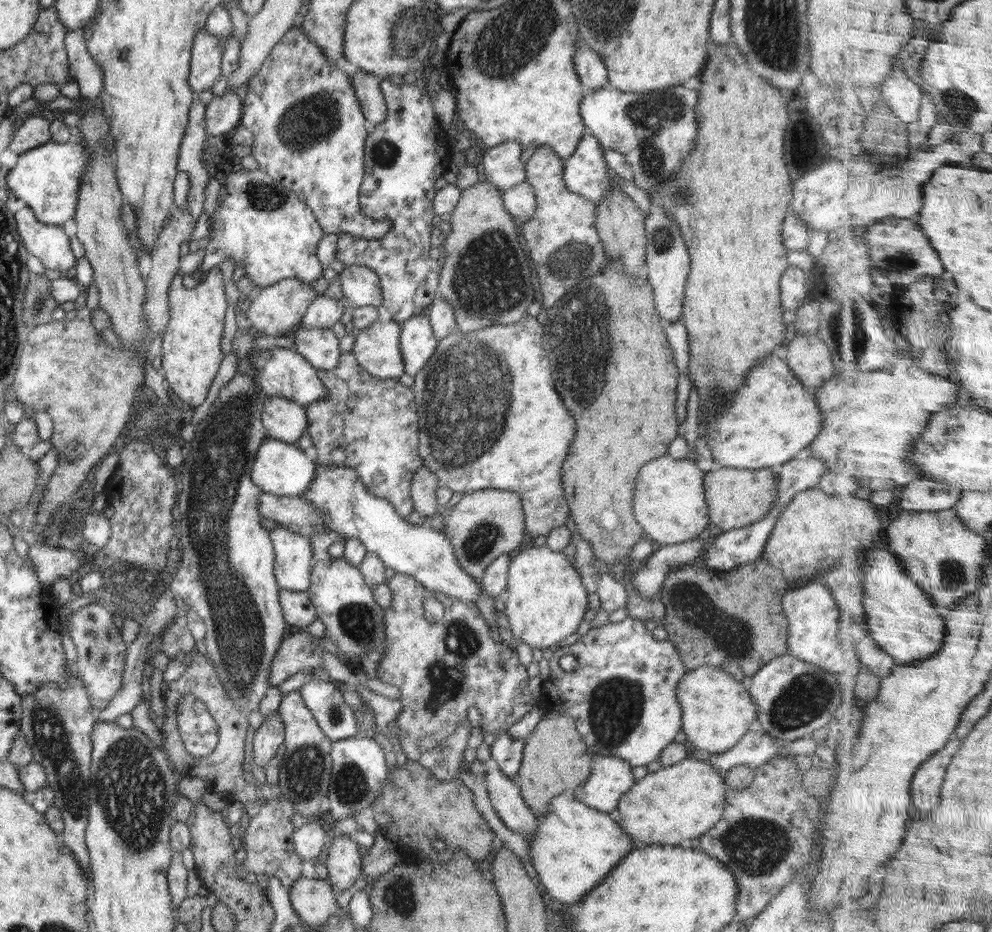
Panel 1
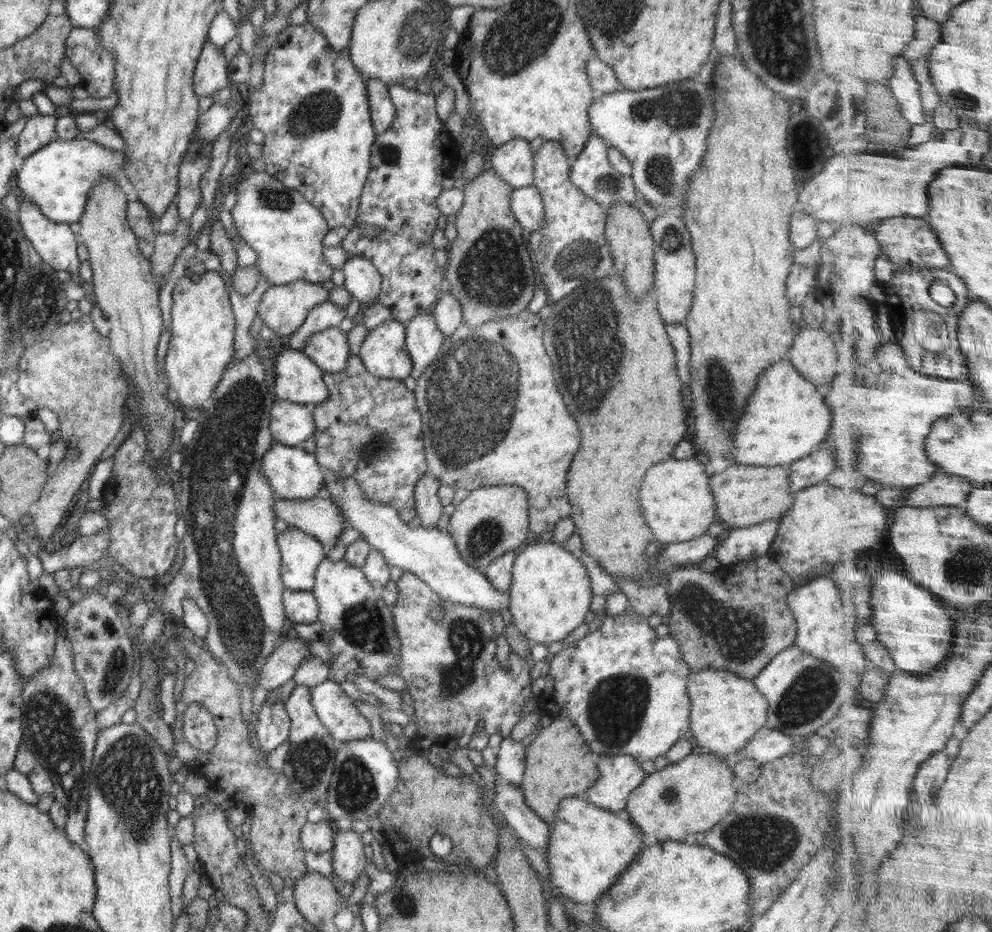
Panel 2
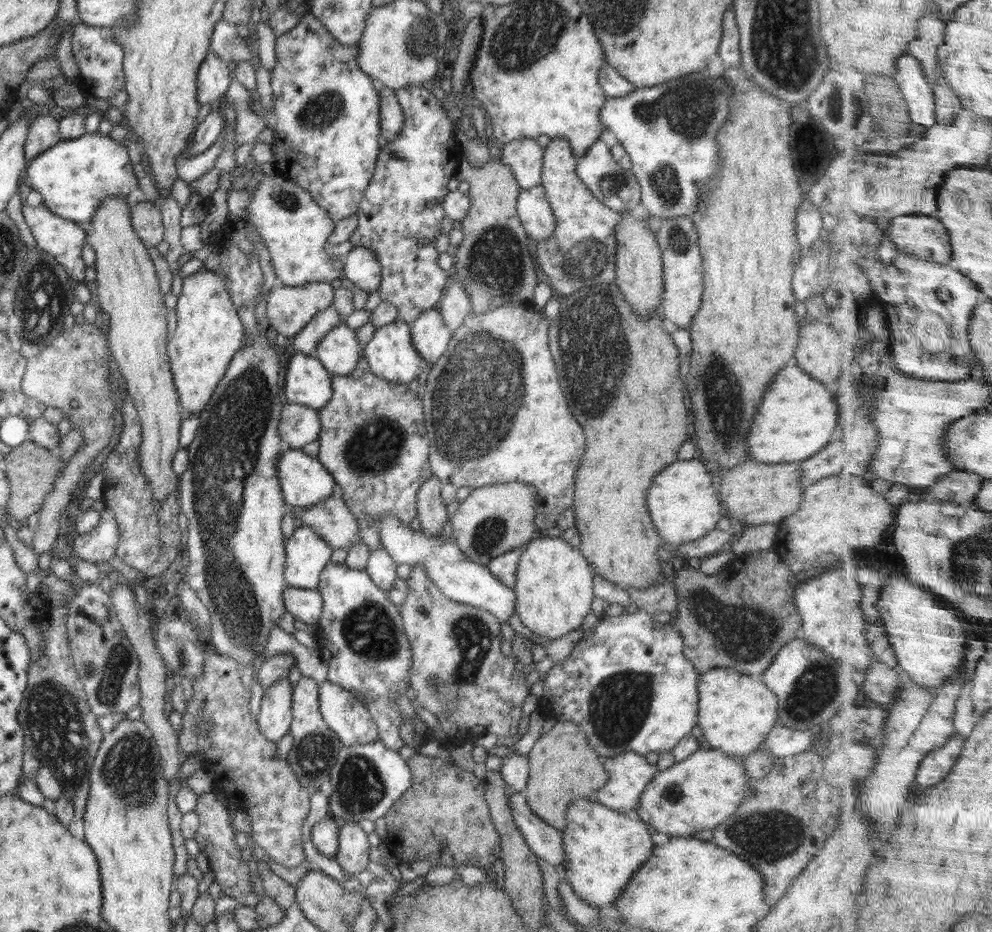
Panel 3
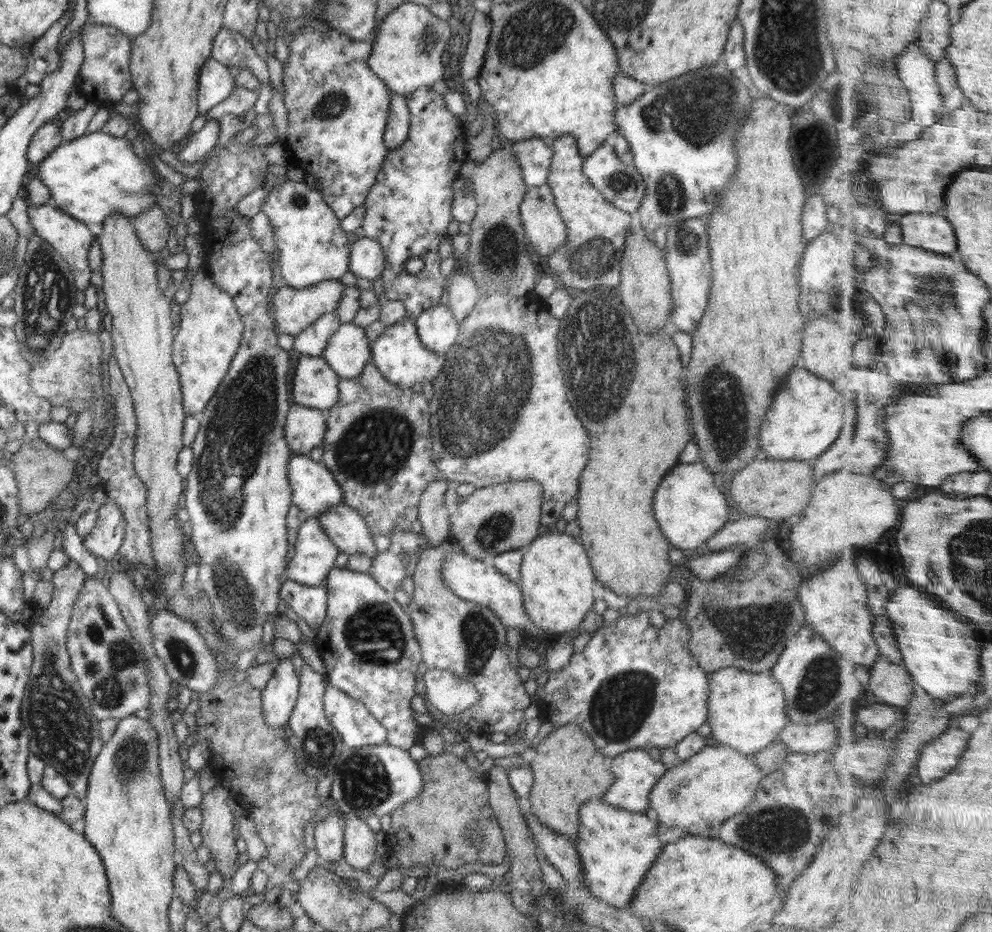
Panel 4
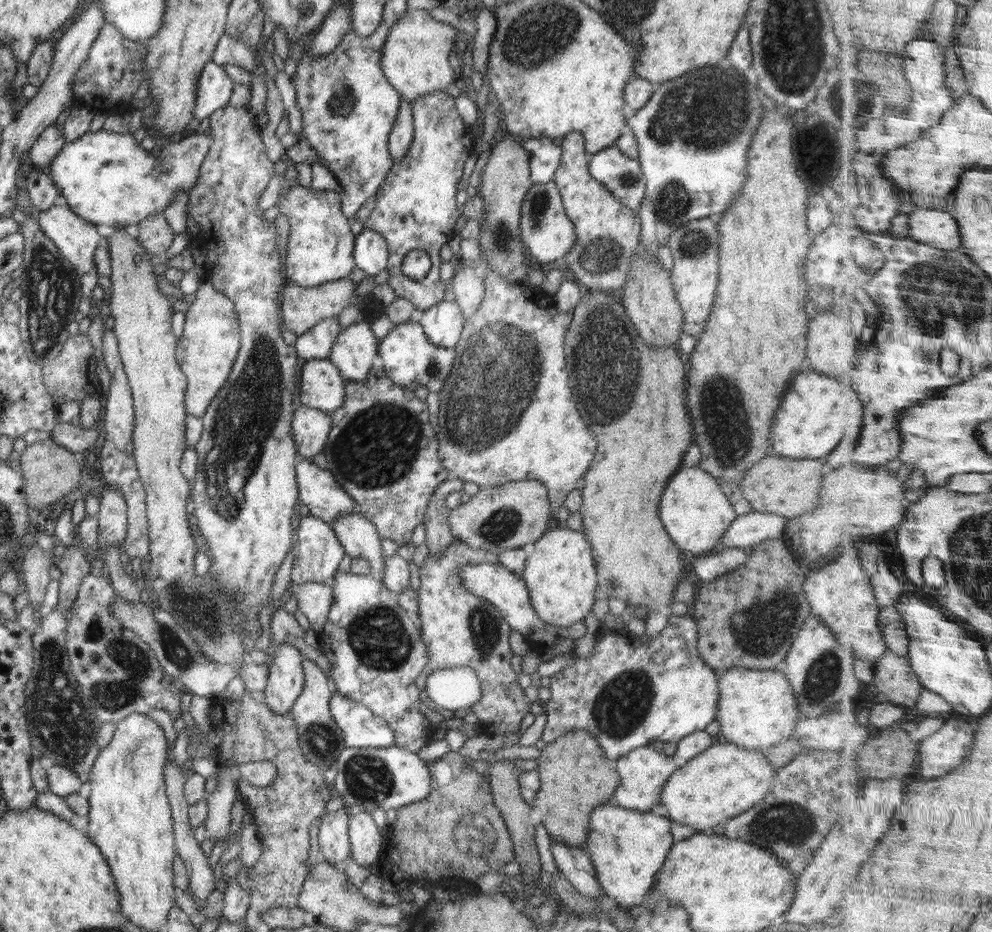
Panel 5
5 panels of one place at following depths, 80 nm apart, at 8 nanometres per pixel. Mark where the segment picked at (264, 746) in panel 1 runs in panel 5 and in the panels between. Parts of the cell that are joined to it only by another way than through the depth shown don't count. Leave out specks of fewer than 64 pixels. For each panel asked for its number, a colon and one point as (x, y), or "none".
2: (272, 729)
3: (275, 717)
4: (279, 696)
5: (285, 682)

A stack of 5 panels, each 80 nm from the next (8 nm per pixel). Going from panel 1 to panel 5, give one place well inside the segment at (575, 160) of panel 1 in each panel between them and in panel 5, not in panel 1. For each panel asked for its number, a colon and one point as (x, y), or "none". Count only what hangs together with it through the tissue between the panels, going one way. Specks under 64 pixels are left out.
2: (591, 171)
3: (617, 188)
4: (620, 183)
5: (621, 175)

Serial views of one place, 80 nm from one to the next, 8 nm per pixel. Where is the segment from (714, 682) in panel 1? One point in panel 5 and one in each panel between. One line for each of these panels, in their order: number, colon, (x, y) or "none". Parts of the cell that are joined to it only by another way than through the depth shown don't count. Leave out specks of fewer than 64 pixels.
2: (727, 710)
3: (736, 711)
4: (746, 711)
5: (756, 709)

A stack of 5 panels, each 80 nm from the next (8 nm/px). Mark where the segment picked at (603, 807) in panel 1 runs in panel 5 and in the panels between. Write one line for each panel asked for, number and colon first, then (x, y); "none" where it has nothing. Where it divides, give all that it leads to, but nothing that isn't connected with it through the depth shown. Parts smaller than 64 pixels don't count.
2: (618, 775)
3: (629, 773)
4: (635, 772)
5: (643, 771)

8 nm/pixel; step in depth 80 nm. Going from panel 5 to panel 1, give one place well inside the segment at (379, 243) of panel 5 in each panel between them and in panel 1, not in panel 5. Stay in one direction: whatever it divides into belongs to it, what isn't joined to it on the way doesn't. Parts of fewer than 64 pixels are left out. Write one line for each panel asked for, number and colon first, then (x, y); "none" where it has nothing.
1: (361, 285)
2: (361, 278)
3: (360, 266)
4: (366, 259)

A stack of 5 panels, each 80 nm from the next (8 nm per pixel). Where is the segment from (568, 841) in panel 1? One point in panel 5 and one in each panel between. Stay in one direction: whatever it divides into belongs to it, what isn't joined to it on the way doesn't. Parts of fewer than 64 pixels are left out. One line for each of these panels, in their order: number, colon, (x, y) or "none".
2: (589, 847)
3: (603, 849)
4: (617, 847)
5: (627, 847)

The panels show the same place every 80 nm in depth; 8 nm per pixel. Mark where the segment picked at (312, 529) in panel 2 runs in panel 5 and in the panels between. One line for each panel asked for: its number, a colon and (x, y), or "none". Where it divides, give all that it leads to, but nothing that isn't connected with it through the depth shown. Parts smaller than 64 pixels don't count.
3: (331, 519)
4: (347, 529)
5: (359, 537)

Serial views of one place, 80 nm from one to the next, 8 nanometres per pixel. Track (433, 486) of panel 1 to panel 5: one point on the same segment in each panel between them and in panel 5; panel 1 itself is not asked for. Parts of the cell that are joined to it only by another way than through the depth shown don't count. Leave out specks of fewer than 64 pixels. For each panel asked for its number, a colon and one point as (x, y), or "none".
2: (429, 508)
3: (431, 511)
4: (434, 515)
5: (438, 535)

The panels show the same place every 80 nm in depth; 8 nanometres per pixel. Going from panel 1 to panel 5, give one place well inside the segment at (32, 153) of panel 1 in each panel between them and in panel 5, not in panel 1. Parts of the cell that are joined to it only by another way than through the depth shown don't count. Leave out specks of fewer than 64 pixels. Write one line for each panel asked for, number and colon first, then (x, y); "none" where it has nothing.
2: (58, 177)
3: (73, 176)
4: (92, 177)
5: (106, 178)

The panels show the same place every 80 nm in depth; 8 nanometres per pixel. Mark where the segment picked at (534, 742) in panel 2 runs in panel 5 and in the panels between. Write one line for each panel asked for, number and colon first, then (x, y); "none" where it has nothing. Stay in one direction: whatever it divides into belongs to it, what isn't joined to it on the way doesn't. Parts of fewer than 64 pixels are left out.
3: (563, 767)
4: (569, 770)
5: (576, 777)

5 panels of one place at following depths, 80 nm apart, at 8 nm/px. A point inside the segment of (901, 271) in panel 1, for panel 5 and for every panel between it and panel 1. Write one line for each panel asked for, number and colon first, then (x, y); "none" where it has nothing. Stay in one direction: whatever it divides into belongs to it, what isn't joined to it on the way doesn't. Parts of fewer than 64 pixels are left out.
2: (908, 241)
3: (920, 235)
4: (935, 232)
5: (938, 228)

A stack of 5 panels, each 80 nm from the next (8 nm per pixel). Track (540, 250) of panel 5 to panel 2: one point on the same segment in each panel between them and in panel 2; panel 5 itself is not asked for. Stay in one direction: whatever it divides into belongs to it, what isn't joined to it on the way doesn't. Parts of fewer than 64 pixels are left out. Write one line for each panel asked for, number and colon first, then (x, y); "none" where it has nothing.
2: (526, 203)
3: (535, 213)
4: (544, 227)

